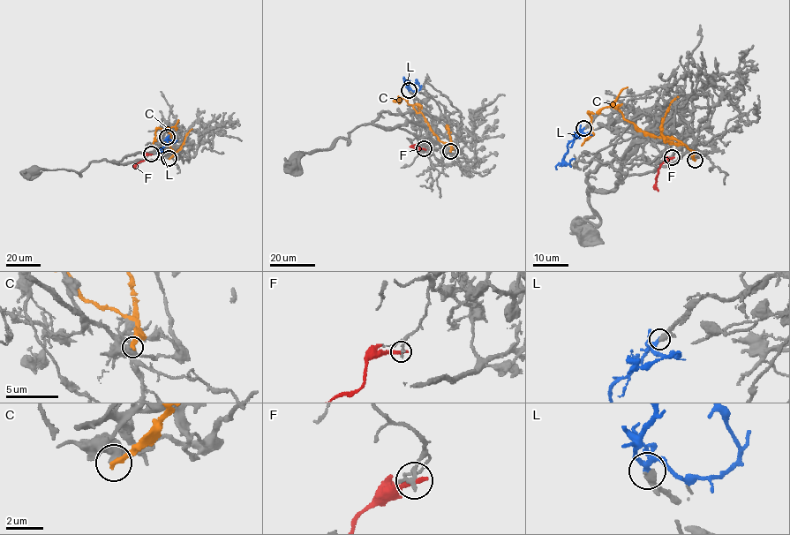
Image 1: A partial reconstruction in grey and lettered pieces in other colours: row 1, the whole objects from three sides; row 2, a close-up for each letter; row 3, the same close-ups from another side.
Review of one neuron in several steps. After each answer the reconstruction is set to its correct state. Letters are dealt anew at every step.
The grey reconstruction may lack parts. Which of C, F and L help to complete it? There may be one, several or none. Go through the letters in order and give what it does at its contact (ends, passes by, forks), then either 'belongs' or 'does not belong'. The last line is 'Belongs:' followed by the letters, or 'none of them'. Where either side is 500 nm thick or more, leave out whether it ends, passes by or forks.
C: does not belong
F: it ends; does not belong
L: it passes by; belongs
Belongs: L

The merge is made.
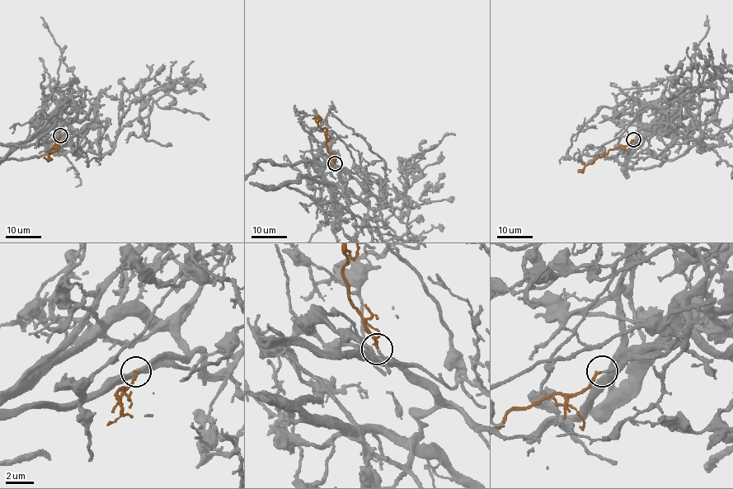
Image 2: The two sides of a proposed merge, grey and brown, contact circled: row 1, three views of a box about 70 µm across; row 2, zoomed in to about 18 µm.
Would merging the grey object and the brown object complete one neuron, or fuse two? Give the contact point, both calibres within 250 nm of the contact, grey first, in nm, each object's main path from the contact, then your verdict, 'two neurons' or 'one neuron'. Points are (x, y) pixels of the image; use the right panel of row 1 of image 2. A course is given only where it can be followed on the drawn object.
(633, 139) | 280/180 nm | brown via (633, 139), (627, 145), (610, 150), (578, 170) | one neuron

